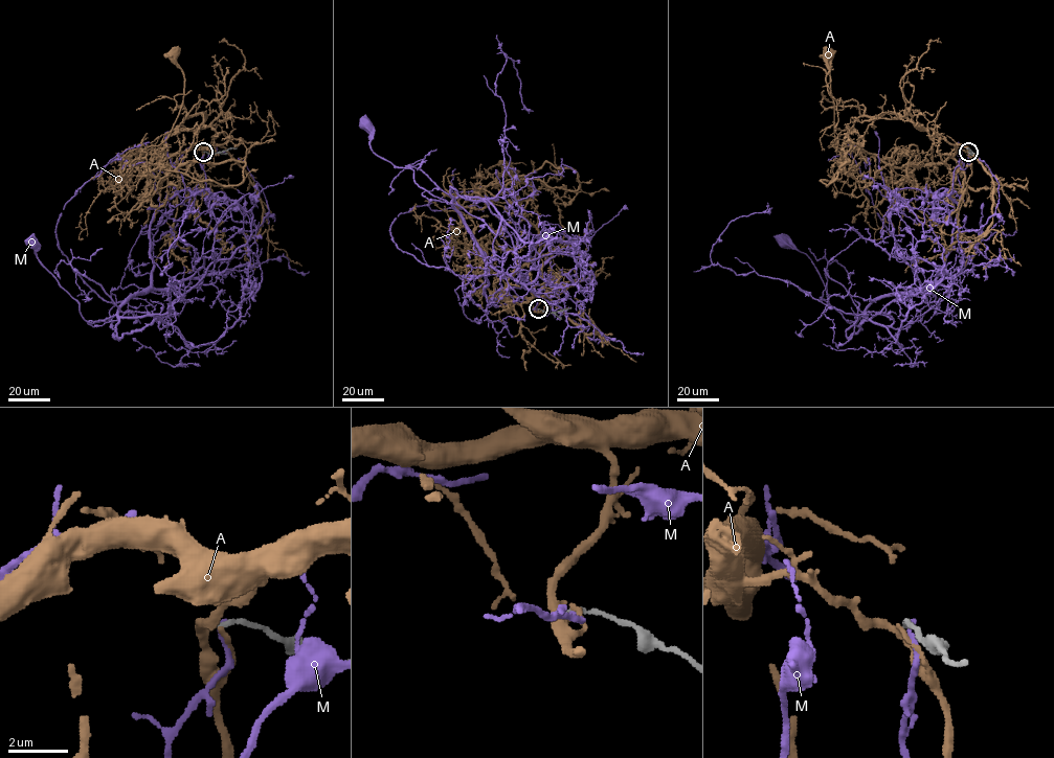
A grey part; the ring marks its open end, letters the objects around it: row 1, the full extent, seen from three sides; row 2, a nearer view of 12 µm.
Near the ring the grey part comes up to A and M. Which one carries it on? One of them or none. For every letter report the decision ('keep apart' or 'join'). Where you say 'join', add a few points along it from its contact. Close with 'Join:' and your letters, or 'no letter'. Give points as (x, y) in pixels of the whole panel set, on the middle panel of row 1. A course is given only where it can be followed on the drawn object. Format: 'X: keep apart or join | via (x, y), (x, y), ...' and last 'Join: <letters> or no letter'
A: keep apart
M: keep apart
Join: no letter

